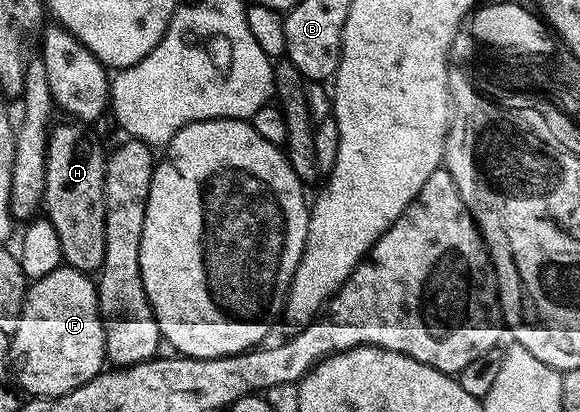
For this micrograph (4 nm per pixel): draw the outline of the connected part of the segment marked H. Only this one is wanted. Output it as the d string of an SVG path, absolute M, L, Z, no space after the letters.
M64 119L64 122L53 124L48 131L48 150L46 159L46 179L44 180L43 216L58 231L58 243L63 264L72 269L92 275L102 267L106 255L106 207L104 206L104 162L106 149L91 133L87 124L75 119Z

